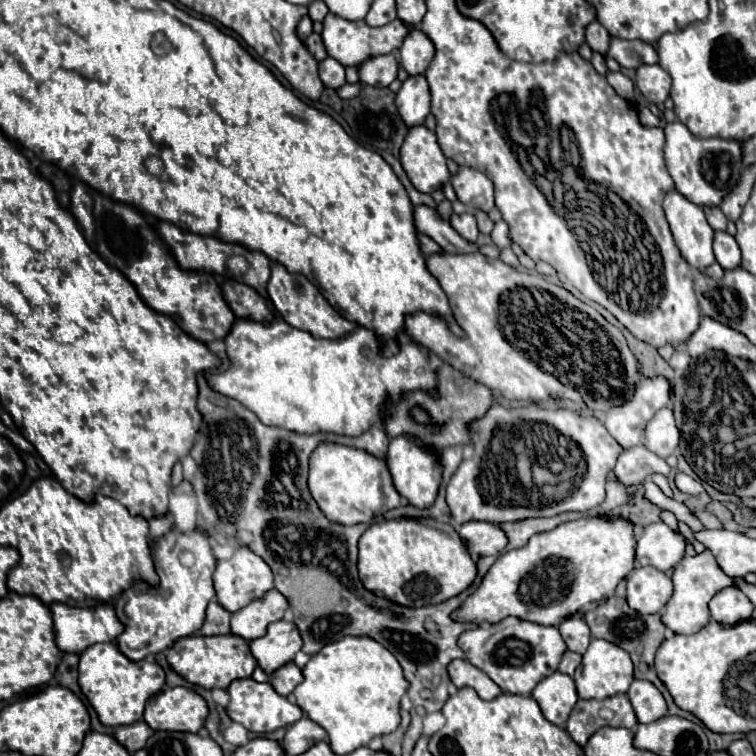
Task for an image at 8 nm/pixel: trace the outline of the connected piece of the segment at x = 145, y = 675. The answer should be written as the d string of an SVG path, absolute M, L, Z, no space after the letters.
M96 643L80 653L80 677L78 683L96 709L100 721L110 727L118 725L130 725L142 719L144 715L144 705L146 701L156 695L164 683L166 683L166 673L164 669L152 661L152 659L142 659L140 663L130 661L116 643Z

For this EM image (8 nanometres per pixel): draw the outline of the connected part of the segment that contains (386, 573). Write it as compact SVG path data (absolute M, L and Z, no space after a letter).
M390 519L374 523L360 537L358 549L358 571L364 587L378 597L392 599L406 607L448 601L466 591L478 575L476 563L456 529L448 523L436 523L434 519Z

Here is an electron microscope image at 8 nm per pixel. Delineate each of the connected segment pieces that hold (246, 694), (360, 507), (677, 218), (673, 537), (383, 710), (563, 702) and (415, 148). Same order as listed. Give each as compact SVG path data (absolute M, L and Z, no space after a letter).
M252 677L232 681L228 687L228 695L230 695L230 703L226 711L230 719L238 721L240 725L244 725L248 731L254 731L254 733L270 733L274 729L288 727L304 715L304 711L290 697L276 693L270 683L258 683Z
M336 443L316 447L310 459L308 485L328 519L342 525L370 523L374 517L380 517L382 513L396 509L402 503L402 497L392 483L392 475L384 459L374 457L368 451Z
M672 189L664 199L664 213L674 241L692 269L706 269L716 263L712 251L714 231L708 225L700 205L694 205L676 189Z
M652 523L638 539L636 561L668 571L686 555L686 543L688 539L680 531L670 529L666 523Z
M344 637L322 647L302 669L304 681L294 689L296 703L312 721L326 729L336 755L368 745L376 735L394 731L400 723L400 699L410 683L398 659L370 637Z
M560 671L542 679L532 691L532 697L538 701L544 717L558 727L566 725L568 715L578 701L574 679Z
M426 125L410 127L400 149L400 161L418 191L432 193L450 181L446 157L438 145L436 133Z

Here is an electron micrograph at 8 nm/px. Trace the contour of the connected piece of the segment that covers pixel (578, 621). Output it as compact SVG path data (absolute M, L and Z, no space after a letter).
M568 617L560 623L558 629L570 651L584 653L588 649L592 635L590 635L590 627L586 625L586 621L582 617Z

